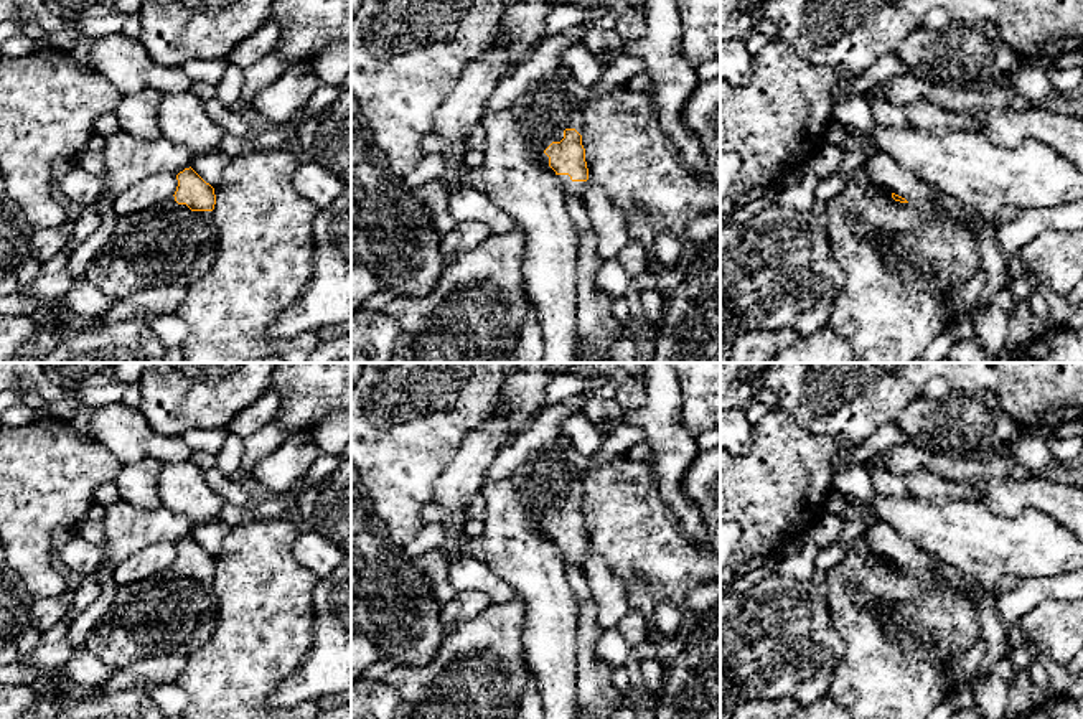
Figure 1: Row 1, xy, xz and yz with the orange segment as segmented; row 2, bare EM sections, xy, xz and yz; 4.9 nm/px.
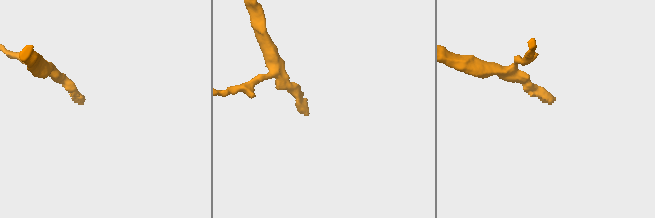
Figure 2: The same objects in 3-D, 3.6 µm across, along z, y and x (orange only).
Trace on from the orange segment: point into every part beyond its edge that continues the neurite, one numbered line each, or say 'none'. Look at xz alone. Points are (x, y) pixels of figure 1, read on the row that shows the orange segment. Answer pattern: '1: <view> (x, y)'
1: xz (544, 114)

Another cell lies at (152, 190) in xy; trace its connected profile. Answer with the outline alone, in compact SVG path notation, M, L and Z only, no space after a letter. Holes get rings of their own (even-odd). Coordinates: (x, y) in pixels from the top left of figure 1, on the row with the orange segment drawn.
M160 172L134 183L124 190L112 203L112 208L119 216L142 213L163 203L175 195L178 186L176 175Z

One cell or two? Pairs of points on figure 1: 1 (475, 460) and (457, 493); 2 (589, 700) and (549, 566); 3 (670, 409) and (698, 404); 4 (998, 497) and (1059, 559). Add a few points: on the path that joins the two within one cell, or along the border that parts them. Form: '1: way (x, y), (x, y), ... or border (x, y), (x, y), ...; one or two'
1: way (468, 469), (457, 485); one
2: border (577, 620), (577, 700); two
3: border (678, 380), (683, 399), (683, 427), (694, 437); two
4: border (981, 498), (999, 515), (1042, 512), (1054, 520); two

